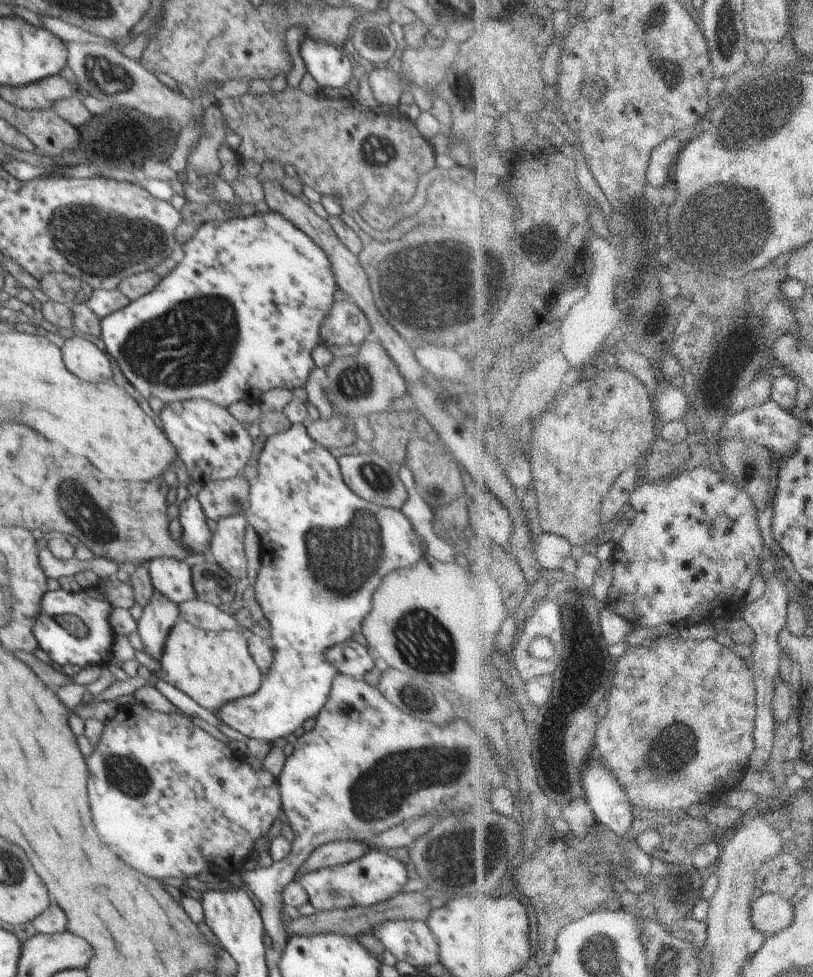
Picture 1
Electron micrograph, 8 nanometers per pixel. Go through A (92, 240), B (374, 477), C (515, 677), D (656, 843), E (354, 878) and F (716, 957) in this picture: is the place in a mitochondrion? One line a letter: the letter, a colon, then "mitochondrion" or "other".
A: mitochondrion
B: mitochondrion
C: other
D: other
E: other
F: other

